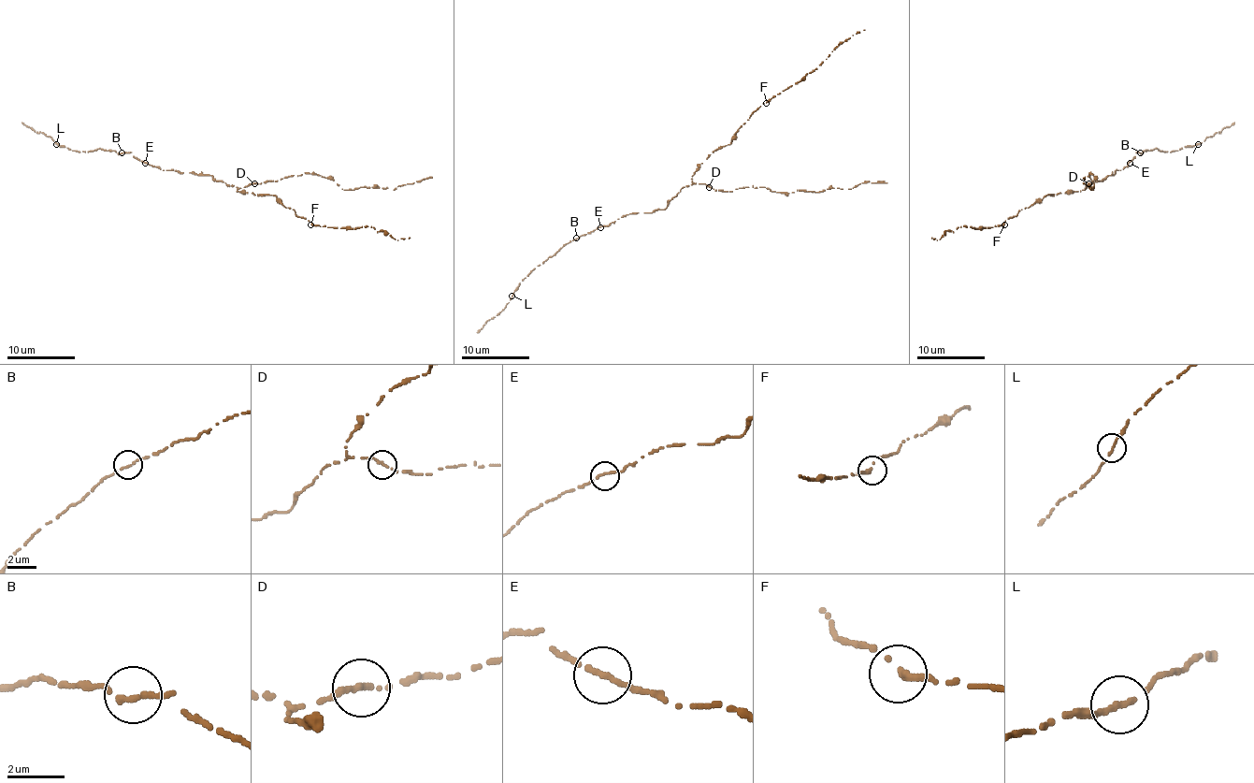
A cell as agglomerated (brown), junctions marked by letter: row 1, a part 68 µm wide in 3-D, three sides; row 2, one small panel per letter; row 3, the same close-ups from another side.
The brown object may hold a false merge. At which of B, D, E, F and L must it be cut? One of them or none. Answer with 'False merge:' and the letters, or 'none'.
False merge: none

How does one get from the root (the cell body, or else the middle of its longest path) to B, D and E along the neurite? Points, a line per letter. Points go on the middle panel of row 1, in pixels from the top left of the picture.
B: (682, 188), (665, 209), (626, 214), (607, 225), (576, 238)
D: (682, 188), (694, 183), (710, 186)
E: (682, 188), (665, 209), (626, 214), (600, 227)

